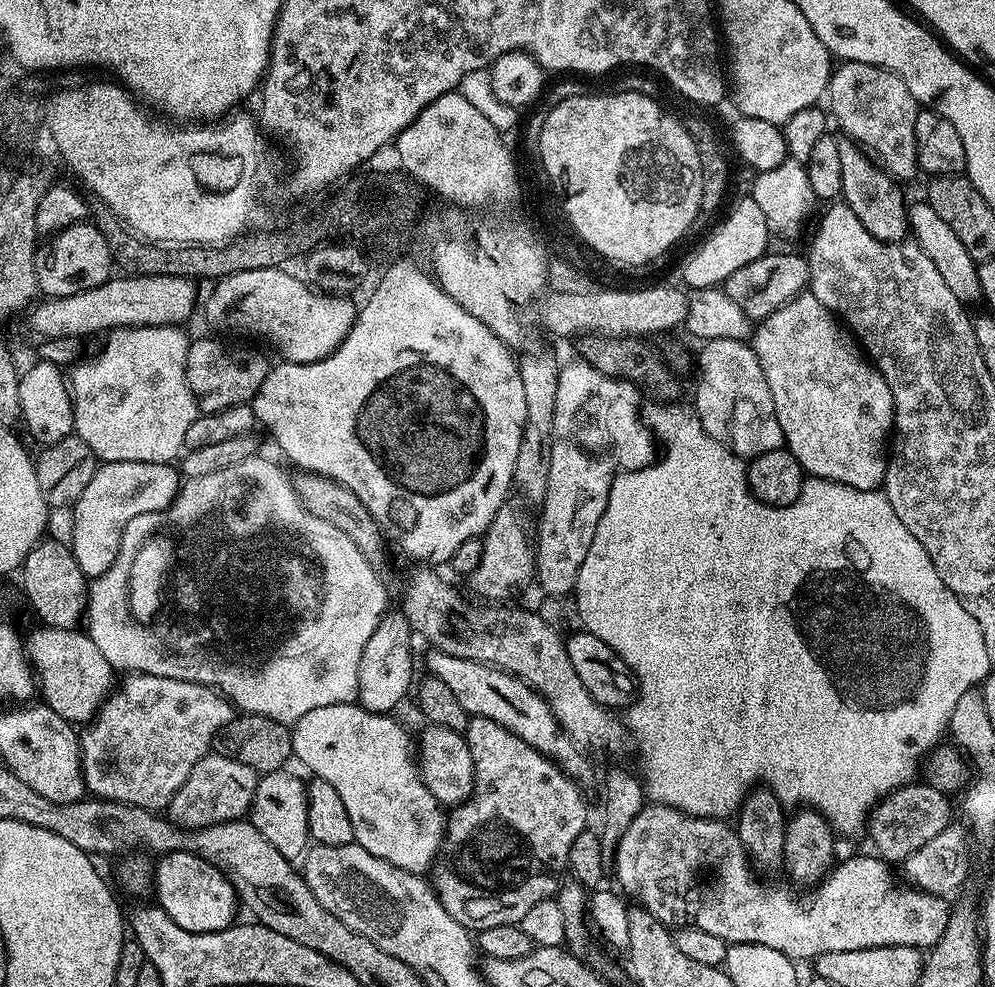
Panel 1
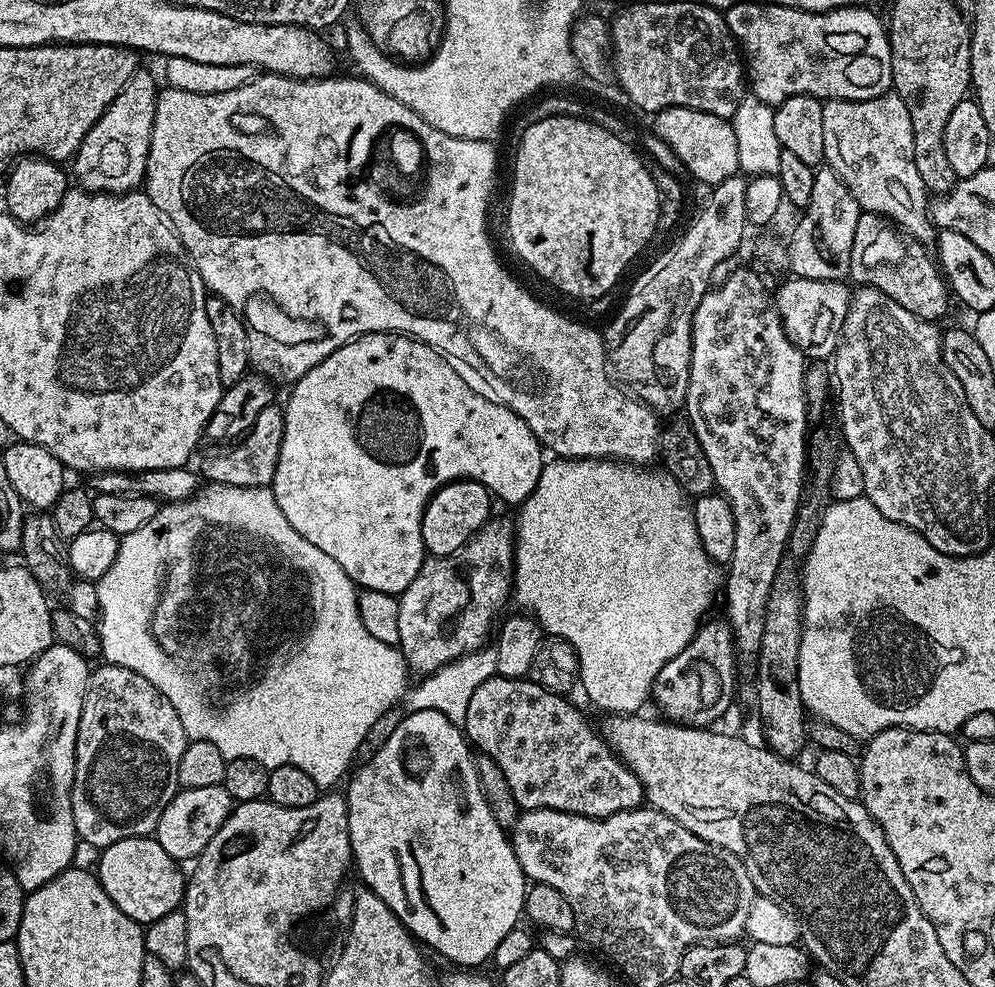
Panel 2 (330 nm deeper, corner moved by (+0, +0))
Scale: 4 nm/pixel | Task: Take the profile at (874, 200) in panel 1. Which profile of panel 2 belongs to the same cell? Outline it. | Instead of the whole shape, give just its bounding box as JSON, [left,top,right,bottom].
[848,211,950,322]

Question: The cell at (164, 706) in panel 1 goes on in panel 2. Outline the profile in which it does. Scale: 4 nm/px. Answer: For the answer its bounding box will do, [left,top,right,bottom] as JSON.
[72,662,189,850]

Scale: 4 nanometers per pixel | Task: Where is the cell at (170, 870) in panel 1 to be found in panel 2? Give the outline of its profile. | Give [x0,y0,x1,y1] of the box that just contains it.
[99,836,186,926]

